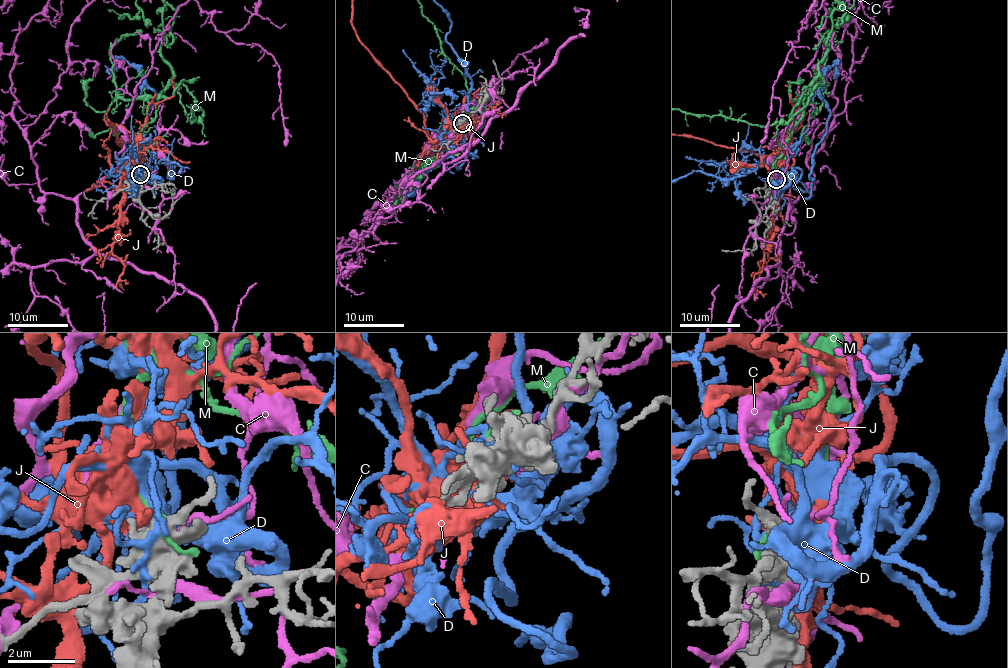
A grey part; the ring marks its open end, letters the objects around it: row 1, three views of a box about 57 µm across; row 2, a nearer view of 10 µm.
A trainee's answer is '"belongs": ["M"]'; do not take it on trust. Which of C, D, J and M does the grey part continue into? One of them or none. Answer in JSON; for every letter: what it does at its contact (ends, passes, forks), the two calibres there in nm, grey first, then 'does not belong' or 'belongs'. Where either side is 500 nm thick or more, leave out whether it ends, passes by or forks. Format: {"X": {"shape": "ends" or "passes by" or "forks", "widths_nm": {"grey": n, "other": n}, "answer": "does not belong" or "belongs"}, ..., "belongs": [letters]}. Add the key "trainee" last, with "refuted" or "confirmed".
{"C": {"shape": "forks", "widths_nm": {"grey": 480, "other": 170}, "answer": "does not belong"}, "D": {"widths_nm": {"grey": 650, "other": 110}, "answer": "does not belong"}, "J": {"shape": "passes by", "widths_nm": {"grey": 480, "other": 240}, "answer": "belongs"}, "M": {"widths_nm": {"grey": 500, "other": 150}, "answer": "does not belong"}, "belongs": ["J"], "trainee": "refuted"}

